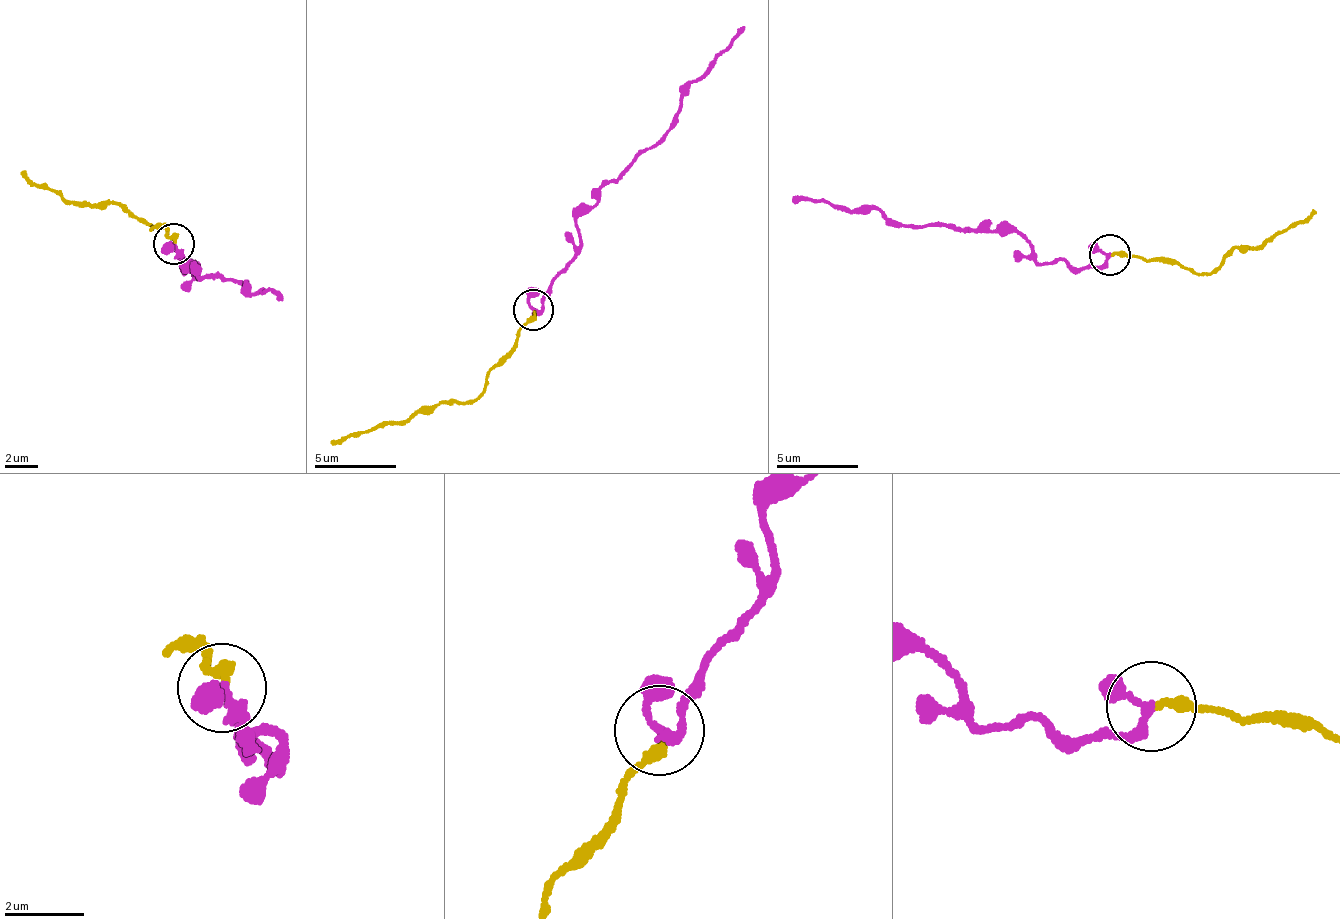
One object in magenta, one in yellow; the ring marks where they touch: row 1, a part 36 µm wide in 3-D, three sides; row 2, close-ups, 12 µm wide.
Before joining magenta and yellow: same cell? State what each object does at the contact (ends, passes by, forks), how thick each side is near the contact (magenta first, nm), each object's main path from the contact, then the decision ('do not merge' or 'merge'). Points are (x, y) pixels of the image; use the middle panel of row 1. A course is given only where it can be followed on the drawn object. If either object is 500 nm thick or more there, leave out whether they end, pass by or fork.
magenta passes by | yellow ends | 240/280 nm | magenta via (532, 308), (541, 305), (551, 278), (568, 264), (582, 242), (576, 212), (671, 126), (683, 90), (744, 26) | yellow via (532, 311), (514, 348), (484, 391), (472, 400), (438, 401), (397, 424), (382, 422), (332, 443) | merge

